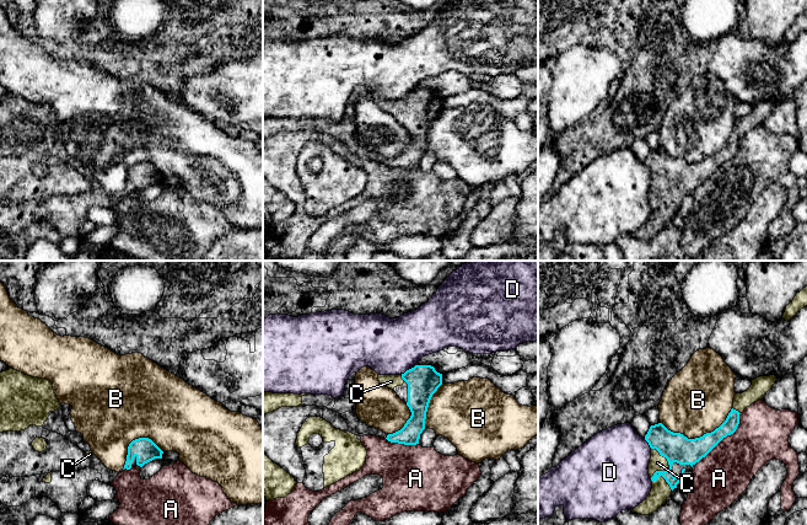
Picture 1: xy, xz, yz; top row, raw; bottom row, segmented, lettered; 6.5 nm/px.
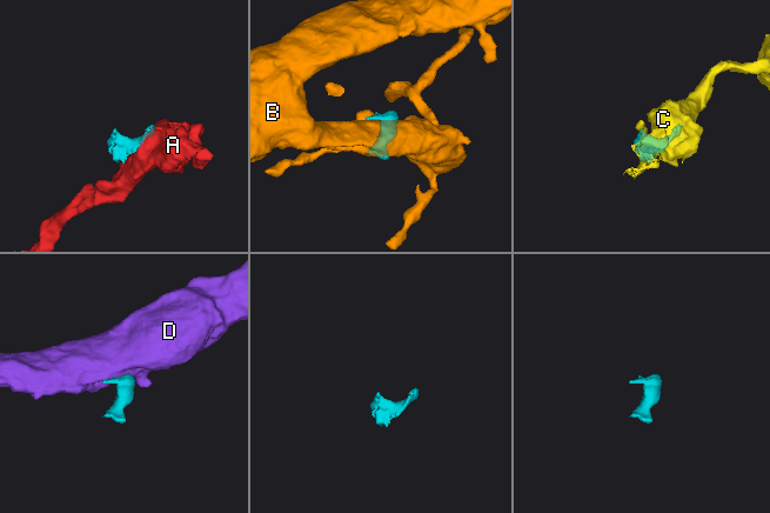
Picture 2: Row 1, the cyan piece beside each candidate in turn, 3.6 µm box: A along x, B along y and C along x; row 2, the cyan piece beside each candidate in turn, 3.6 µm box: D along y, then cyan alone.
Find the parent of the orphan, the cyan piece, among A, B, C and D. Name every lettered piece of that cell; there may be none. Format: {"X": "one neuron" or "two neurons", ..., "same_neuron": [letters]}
{"A": "two neurons", "B": "two neurons", "C": "one neuron", "D": "two neurons", "same_neuron": ["C"]}

